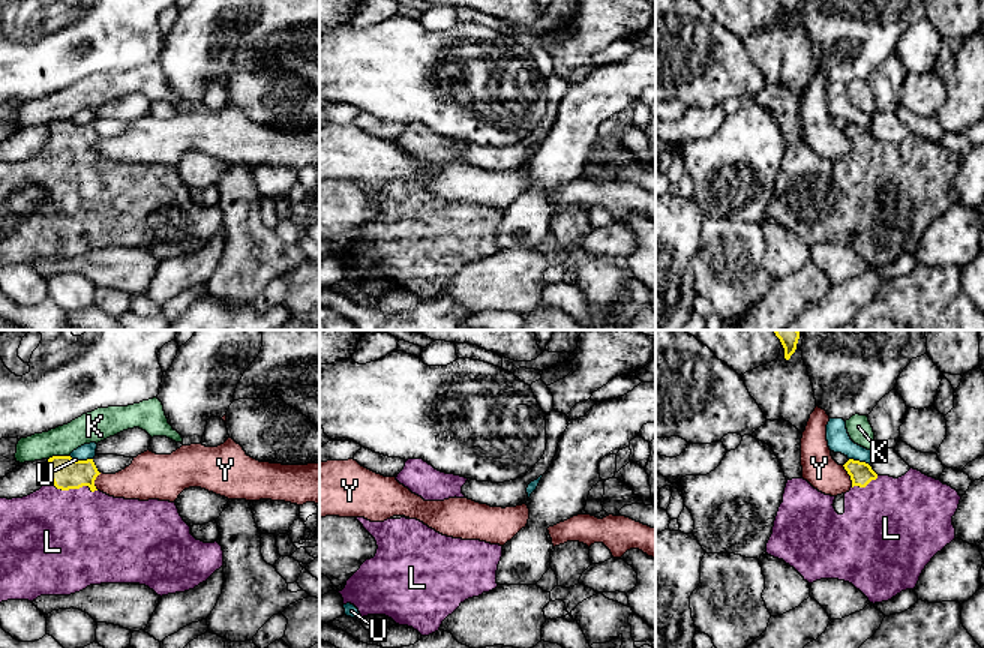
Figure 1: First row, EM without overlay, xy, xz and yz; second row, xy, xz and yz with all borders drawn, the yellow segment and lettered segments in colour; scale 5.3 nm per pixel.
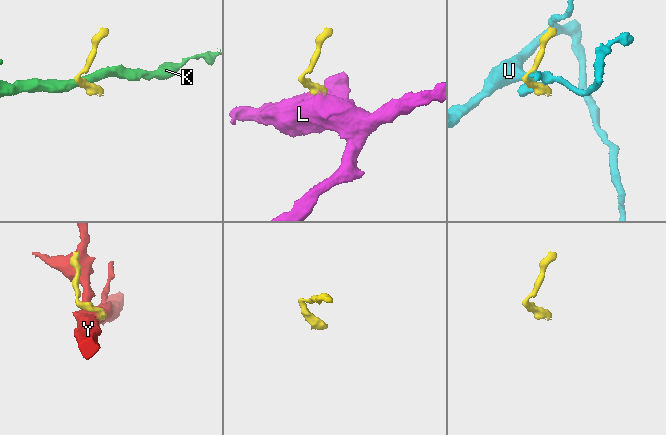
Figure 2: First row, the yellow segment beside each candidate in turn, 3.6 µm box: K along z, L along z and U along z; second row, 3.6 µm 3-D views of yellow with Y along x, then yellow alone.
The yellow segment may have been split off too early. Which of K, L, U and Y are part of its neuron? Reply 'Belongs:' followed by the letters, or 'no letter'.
Belongs: L

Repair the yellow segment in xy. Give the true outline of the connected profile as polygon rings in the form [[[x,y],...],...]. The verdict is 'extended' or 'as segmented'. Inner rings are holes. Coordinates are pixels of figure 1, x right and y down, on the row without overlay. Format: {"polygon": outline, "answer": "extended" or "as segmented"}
{"polygon": [[[52,120],[48,126],[51,142],[39,154],[22,162],[0,162],[0,267],[70,260],[100,248],[140,248],[162,261],[194,254],[224,230],[222,210],[196,204],[176,166],[114,162],[98,154],[94,144],[100,136],[93,123]]], "answer": "extended"}

